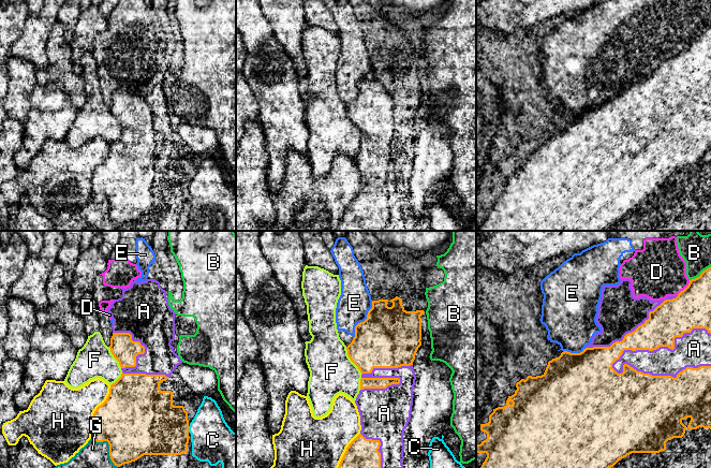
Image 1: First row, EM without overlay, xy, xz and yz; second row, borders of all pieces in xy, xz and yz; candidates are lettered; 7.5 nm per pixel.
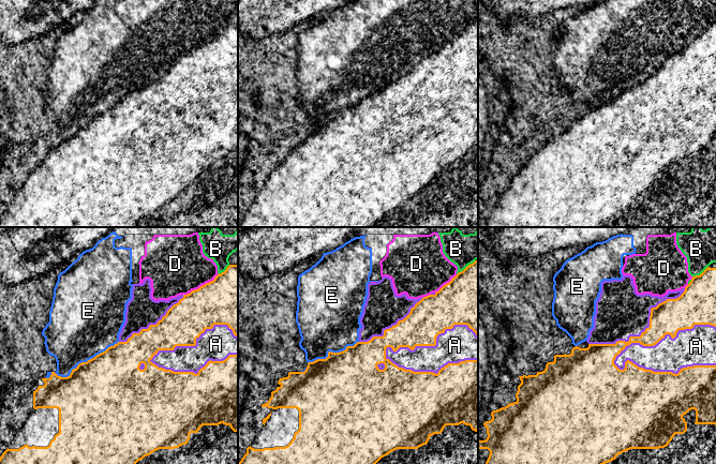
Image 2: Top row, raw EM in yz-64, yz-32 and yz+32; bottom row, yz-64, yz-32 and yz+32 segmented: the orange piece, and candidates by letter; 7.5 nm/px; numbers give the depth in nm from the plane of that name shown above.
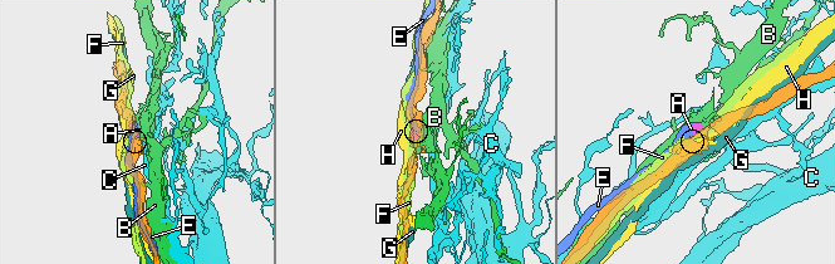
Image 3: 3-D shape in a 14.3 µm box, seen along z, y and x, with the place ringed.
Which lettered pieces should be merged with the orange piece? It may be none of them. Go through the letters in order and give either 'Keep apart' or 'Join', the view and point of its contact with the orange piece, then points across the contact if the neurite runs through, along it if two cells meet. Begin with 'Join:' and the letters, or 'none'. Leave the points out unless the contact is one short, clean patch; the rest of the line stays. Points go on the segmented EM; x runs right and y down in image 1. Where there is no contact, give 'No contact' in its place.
Join: A
A: Join. Touches orange at yz (663, 346)
B: Keep apart. Touches orange at yz (700, 275)
C: Keep apart. Touches orange at xy (188, 429)
D: Keep apart. Touches orange at yz (685, 288)
E: Keep apart. Touches orange at xz (364, 321)
F: Keep apart. Touches orange at xz (351, 360)
G: Keep apart. Touches orange at xy (109, 448)
H: Keep apart. Touches orange at xy (101, 405)

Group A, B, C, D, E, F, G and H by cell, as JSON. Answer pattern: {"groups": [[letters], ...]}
{"groups": [["A"], ["B"], ["C"], ["D", "E"], ["F"], ["G"], ["H"]]}

